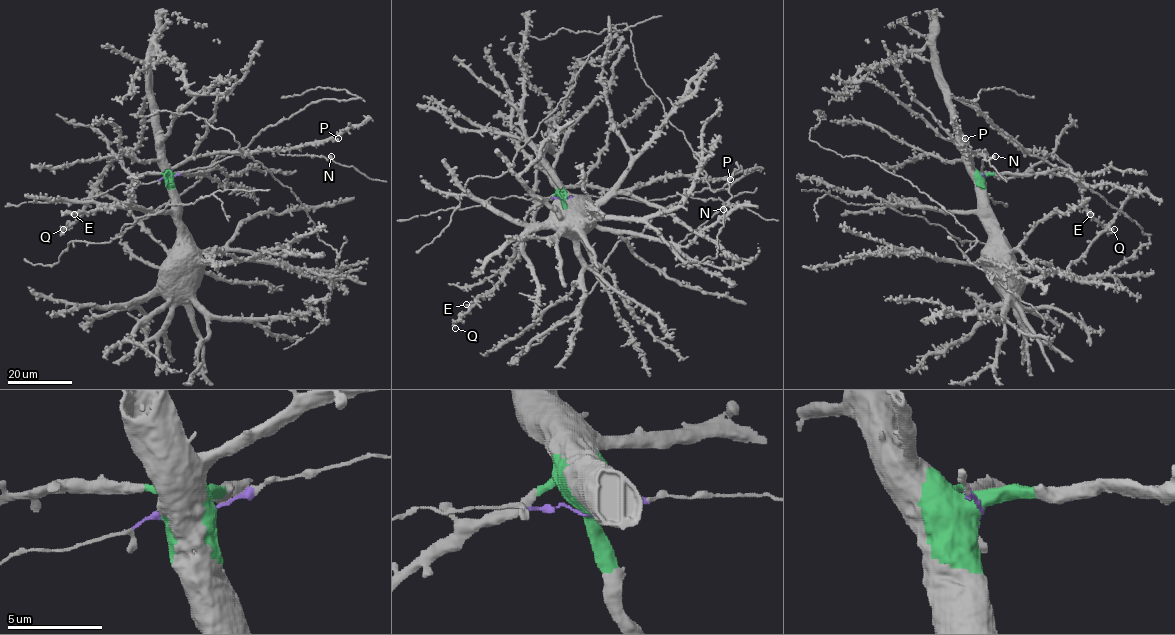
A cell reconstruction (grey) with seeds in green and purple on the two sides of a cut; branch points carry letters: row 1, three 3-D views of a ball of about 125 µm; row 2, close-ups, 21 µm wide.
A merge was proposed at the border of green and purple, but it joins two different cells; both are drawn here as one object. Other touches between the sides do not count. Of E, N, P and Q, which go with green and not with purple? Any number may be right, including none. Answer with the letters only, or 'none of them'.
E, P, Q

